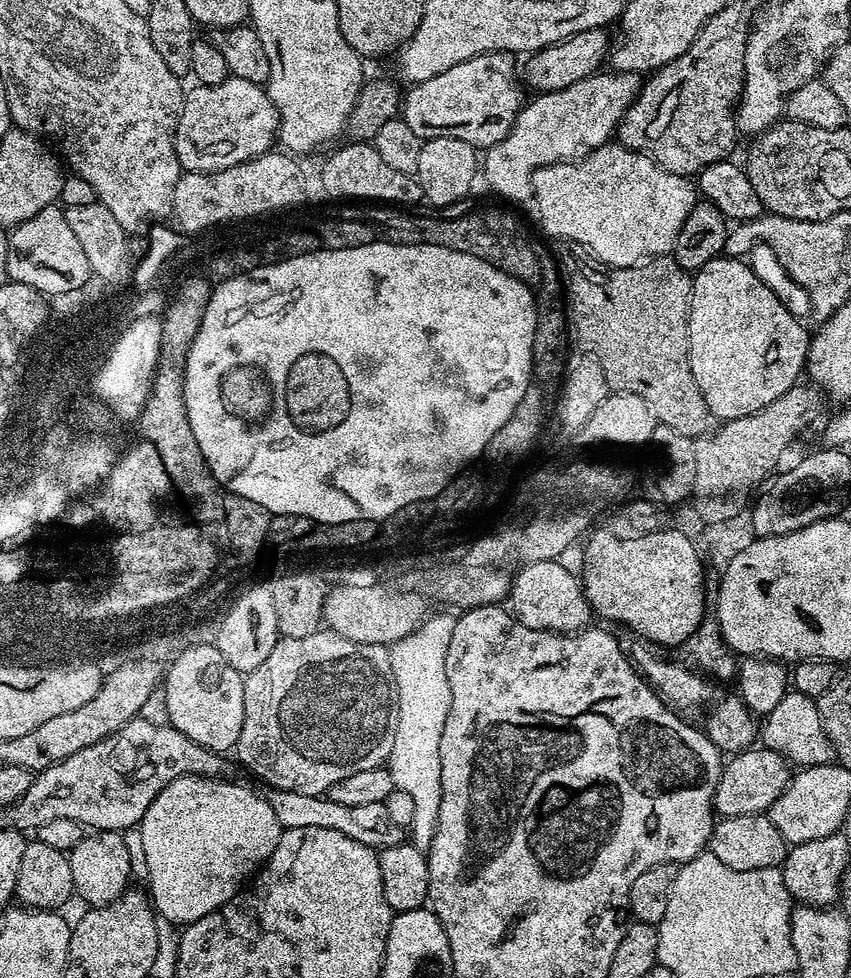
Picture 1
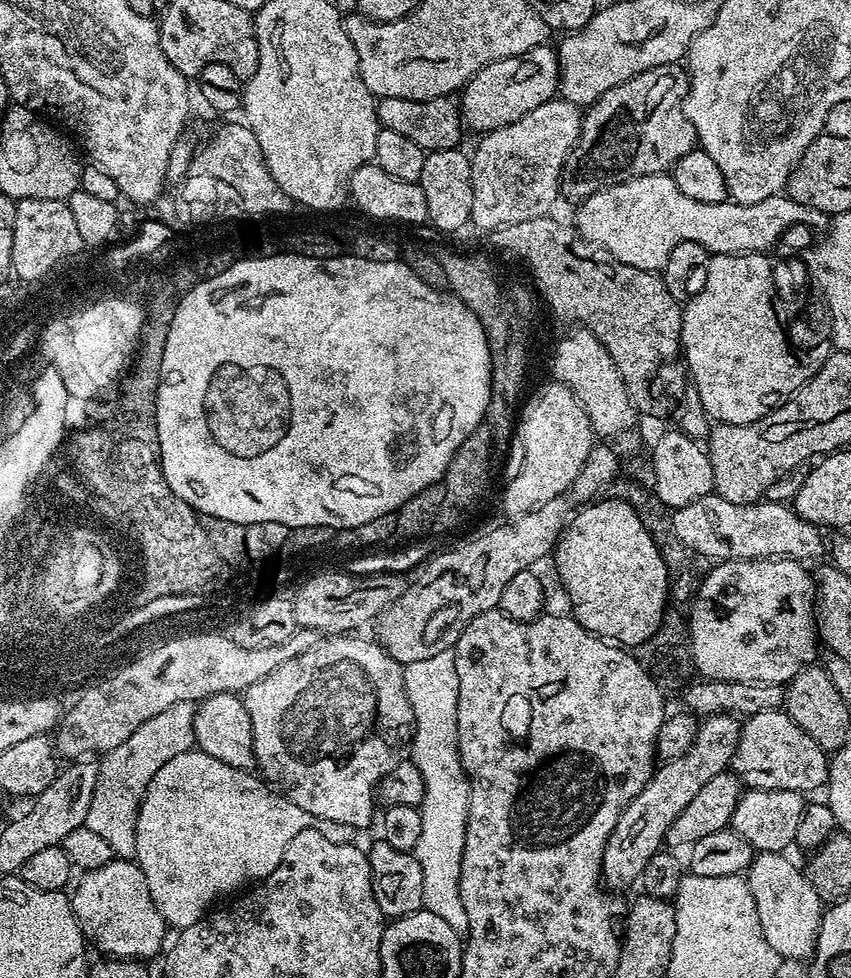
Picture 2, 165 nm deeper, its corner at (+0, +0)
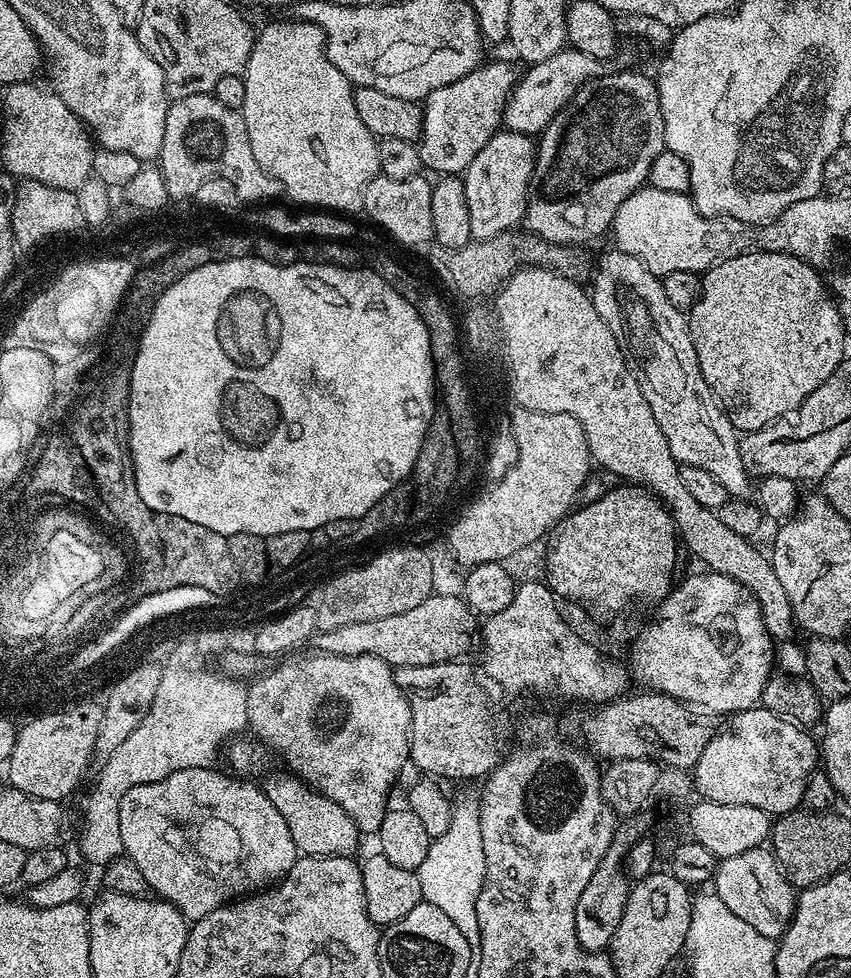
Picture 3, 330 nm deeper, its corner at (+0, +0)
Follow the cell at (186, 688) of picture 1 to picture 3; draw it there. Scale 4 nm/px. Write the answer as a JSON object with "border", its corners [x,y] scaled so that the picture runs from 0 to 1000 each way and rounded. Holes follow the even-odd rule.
{"border":[[[316,788],[309,794],[311,798],[308,799],[308,805],[313,816],[322,820],[322,828],[331,832],[331,837],[341,849],[341,857],[345,857],[349,872],[360,875],[412,876],[418,862],[425,859],[425,852],[418,847],[411,832],[407,832],[407,828],[402,828],[397,820],[383,816],[381,811],[361,805],[358,799],[349,796],[342,788],[333,788]]]}

